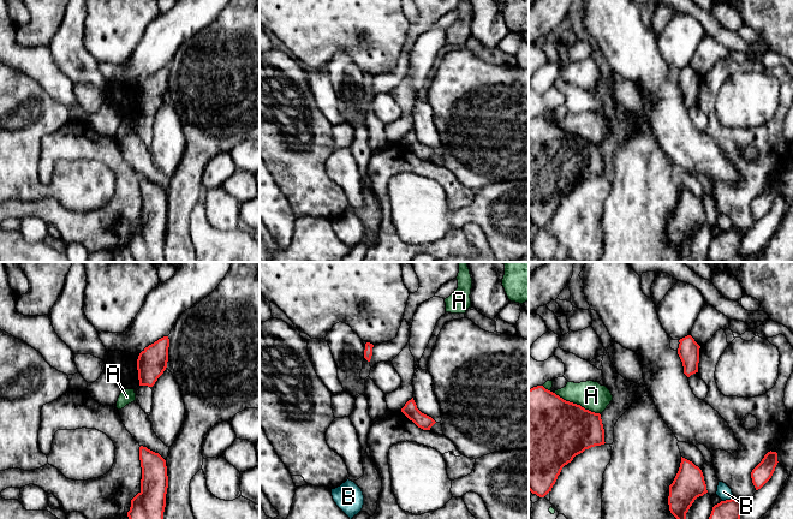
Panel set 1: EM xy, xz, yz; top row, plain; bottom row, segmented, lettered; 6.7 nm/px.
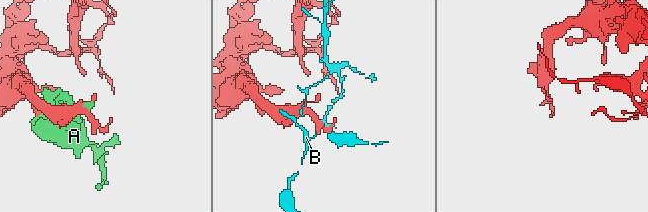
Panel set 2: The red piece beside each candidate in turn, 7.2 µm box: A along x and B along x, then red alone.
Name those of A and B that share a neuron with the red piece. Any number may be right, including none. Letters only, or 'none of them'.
none of them

